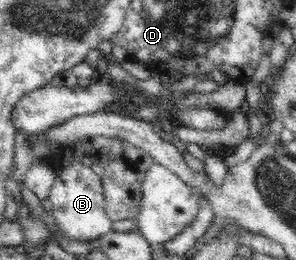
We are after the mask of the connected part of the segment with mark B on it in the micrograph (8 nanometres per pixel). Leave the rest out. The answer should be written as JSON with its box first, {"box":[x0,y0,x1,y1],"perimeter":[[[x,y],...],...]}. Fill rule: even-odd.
{"box":[49,159,113,242],"perimeter":[[[79,159],[65,168],[59,164],[56,175],[56,182],[51,188],[49,200],[52,201],[54,218],[63,235],[78,242],[90,242],[112,232],[113,222],[105,211],[102,181],[91,170],[88,162]]]}

